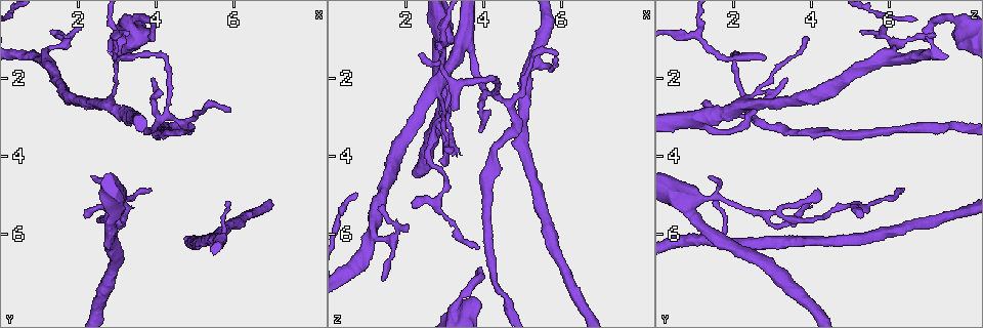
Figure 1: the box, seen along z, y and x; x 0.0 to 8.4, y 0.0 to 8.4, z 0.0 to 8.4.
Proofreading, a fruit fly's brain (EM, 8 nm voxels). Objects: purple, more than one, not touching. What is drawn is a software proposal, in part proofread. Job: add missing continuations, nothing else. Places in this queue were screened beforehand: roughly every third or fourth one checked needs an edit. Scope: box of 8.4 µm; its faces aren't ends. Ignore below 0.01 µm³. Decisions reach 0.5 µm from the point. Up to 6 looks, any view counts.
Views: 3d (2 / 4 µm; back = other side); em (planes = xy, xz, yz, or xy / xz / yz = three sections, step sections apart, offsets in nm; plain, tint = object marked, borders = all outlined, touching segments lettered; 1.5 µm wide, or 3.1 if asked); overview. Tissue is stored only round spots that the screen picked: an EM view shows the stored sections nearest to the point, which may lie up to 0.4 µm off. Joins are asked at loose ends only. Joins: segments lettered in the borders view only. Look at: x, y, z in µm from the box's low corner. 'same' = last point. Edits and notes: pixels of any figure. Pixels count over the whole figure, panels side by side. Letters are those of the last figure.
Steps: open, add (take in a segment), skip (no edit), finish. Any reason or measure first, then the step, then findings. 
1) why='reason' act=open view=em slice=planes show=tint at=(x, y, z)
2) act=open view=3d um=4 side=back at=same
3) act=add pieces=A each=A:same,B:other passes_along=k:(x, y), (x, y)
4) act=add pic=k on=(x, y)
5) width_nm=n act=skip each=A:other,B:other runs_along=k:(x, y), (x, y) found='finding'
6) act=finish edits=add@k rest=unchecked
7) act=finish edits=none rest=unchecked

why='thin end' act=open view=3d um=2 at=(2.45, 4.55, 1.35)

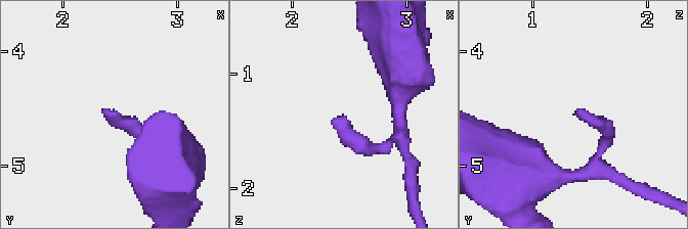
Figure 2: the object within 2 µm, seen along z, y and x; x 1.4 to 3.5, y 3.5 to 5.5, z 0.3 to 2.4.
act=open view=em slice=xy step=8 show=tint at=(2.42, 4.54, 1.38)

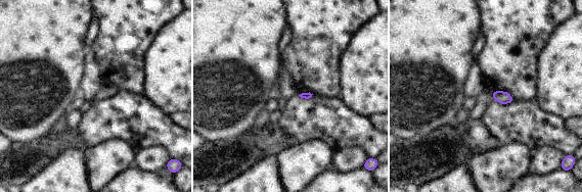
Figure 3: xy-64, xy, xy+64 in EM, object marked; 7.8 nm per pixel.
why='another direction' act=open view=em slice=planes show=borders at=same

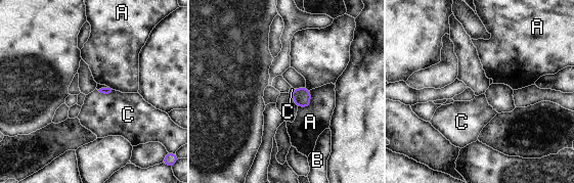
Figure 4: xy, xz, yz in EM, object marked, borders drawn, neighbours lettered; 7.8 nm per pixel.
act=skip each=A:other,B:other,C:other border=4:(112, 89), (107, 93), (97, 90) found='none of them fits'

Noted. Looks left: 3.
act=open view=em slice=yz step=8 show=tint at=(5.85, 5.20, 1.45)

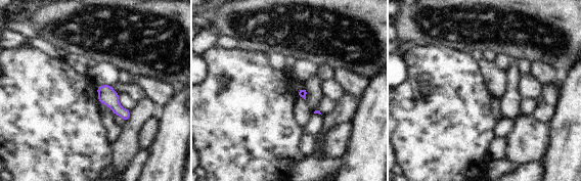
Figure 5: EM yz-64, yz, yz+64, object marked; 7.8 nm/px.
act=open view=em slice=planes show=tint at=same

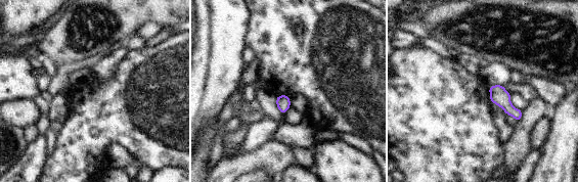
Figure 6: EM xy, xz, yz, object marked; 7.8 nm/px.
why='see the neighbours' act=open view=em slice=planes show=borders at=same

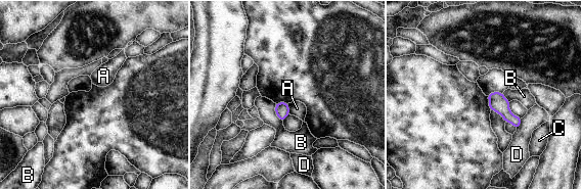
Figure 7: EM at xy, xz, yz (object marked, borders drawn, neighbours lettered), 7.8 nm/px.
width_nm=110 act=skip each=A:other,B:other,C:other,D:other found='no lettered segment goes on from it'

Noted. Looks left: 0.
act=finish edits=none rest=unchecked

